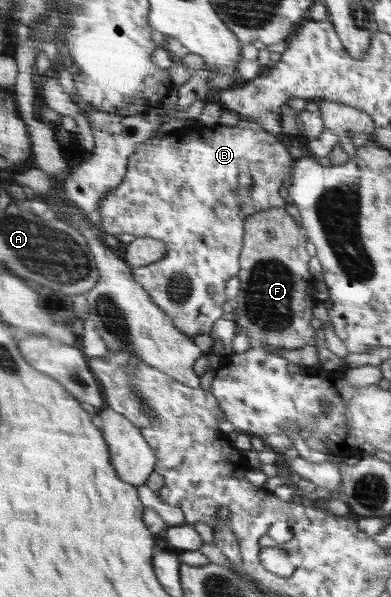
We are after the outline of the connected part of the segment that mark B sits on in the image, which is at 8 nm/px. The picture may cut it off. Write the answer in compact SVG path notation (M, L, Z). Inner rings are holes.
M242 120L229 127L220 123L199 126L194 122L192 126L176 128L162 138L144 141L130 155L124 180L112 192L108 192L104 200L100 200L93 218L107 234L128 233L135 237L152 237L166 244L166 257L133 269L135 280L148 292L152 302L156 302L156 306L168 314L172 324L182 334L206 334L212 330L214 322L222 318L222 304L228 300L224 294L226 282L238 275L244 220L264 210L286 208L280 188L284 180L292 176L292 164L294 160L288 148L258 123ZM240 172L250 174L253 180L250 187L239 186Z

